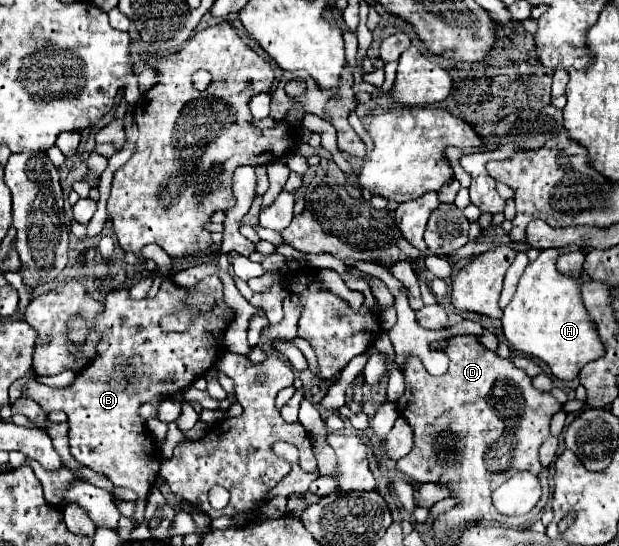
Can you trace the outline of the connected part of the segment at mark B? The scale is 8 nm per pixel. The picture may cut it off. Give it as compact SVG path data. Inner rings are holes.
M217 275L201 279L193 289L179 287L173 279L167 279L153 299L141 301L129 297L131 285L133 283L125 283L103 297L103 311L101 317L97 317L101 341L97 343L97 355L89 363L89 369L81 369L73 383L63 389L29 381L23 387L23 393L39 403L45 413L57 409L67 413L71 455L77 463L109 477L117 487L129 487L137 493L133 523L139 525L143 521L149 489L153 487L161 465L161 449L155 437L151 437L147 421L139 415L139 407L153 399L165 399L185 391L191 387L193 379L215 367L223 351L227 351L223 335L229 325L221 321L221 313L233 313L233 309L223 301L223 285ZM197 291L211 291L217 303L221 303L221 311L215 309L213 313L201 315L185 333L163 333L159 319Z

